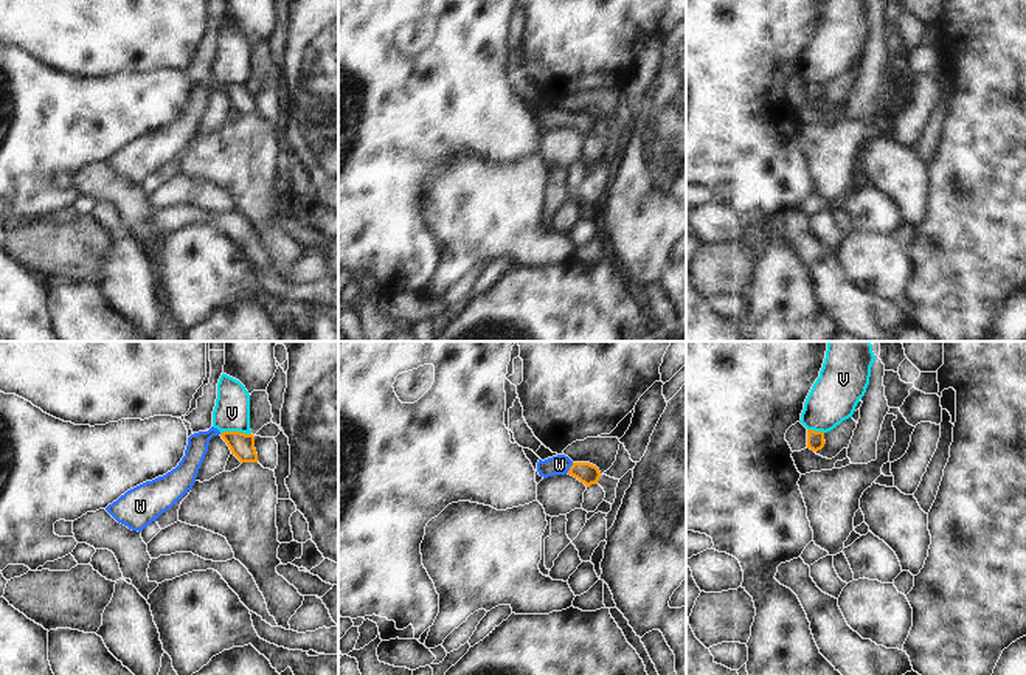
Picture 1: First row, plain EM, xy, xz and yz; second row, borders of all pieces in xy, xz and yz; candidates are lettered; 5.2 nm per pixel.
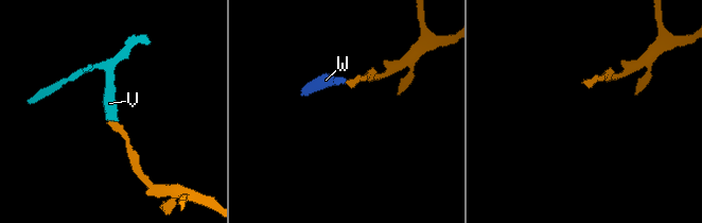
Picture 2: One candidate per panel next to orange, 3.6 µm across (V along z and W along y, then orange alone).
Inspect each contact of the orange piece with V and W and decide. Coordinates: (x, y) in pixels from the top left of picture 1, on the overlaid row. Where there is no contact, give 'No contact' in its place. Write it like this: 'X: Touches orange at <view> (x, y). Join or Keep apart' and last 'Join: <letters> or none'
V: Touches orange at xy (235, 432). Keep apart
W: Touches orange at xz (570, 467). Join
Join: W

